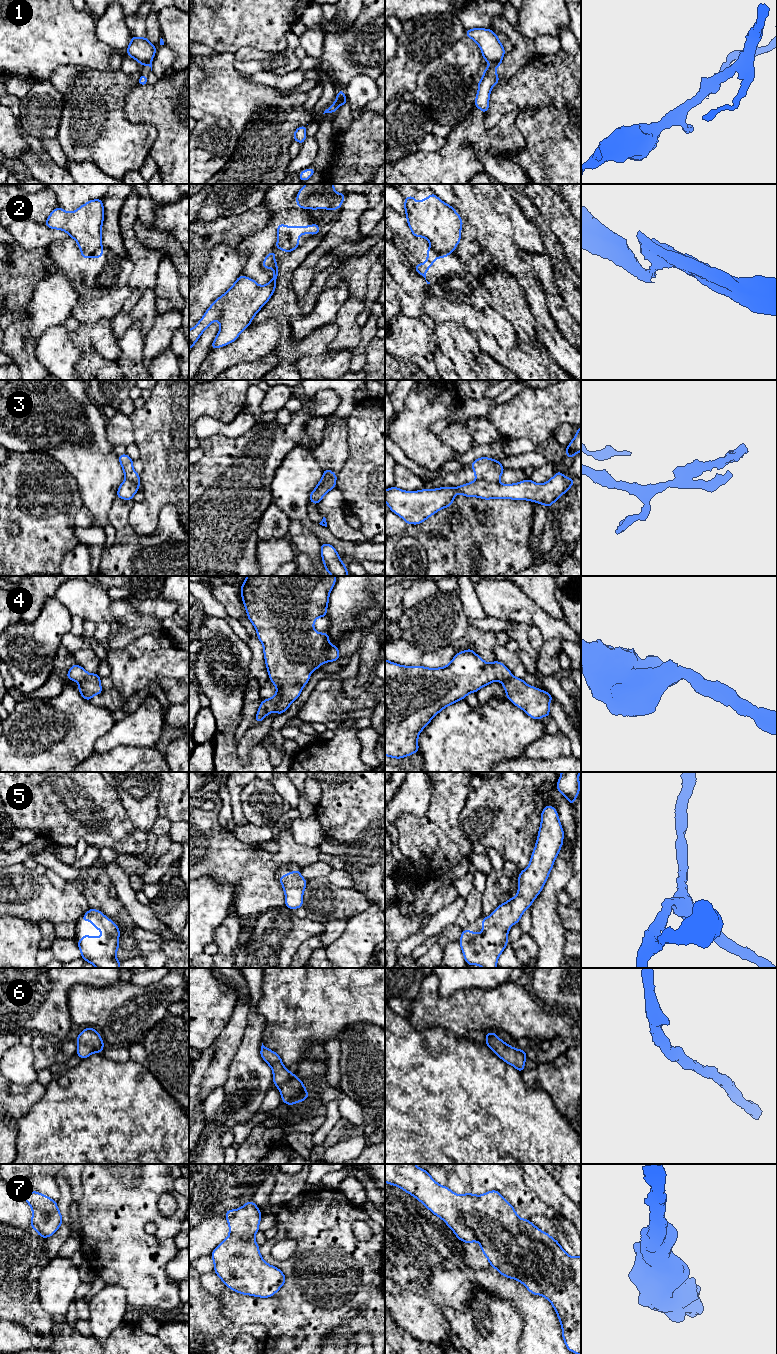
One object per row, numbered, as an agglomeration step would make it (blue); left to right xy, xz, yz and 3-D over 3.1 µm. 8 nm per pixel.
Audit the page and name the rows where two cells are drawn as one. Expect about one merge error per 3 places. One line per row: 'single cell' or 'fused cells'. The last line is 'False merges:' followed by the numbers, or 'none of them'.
1: fused cells
2: fused cells
3: fused cells
4: single cell
5: single cell
6: single cell
7: single cell
False merges: 1, 2, 3

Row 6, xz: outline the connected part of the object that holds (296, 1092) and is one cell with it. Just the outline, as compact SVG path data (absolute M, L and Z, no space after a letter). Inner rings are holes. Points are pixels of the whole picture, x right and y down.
M262 1043L260 1055L273 1071L273 1083L279 1089L283 1103L294 1105L310 1096L303 1082L283 1065L276 1052L266 1048Z

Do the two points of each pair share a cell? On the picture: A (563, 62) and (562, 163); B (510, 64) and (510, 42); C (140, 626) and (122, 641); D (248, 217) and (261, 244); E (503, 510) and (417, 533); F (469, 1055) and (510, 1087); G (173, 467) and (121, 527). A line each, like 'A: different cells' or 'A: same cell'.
A: same cell
B: same cell
C: same cell
D: different cells
E: same cell
F: same cell
G: different cells

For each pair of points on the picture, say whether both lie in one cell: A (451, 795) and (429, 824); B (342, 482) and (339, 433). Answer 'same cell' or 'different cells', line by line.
A: same cell
B: different cells

